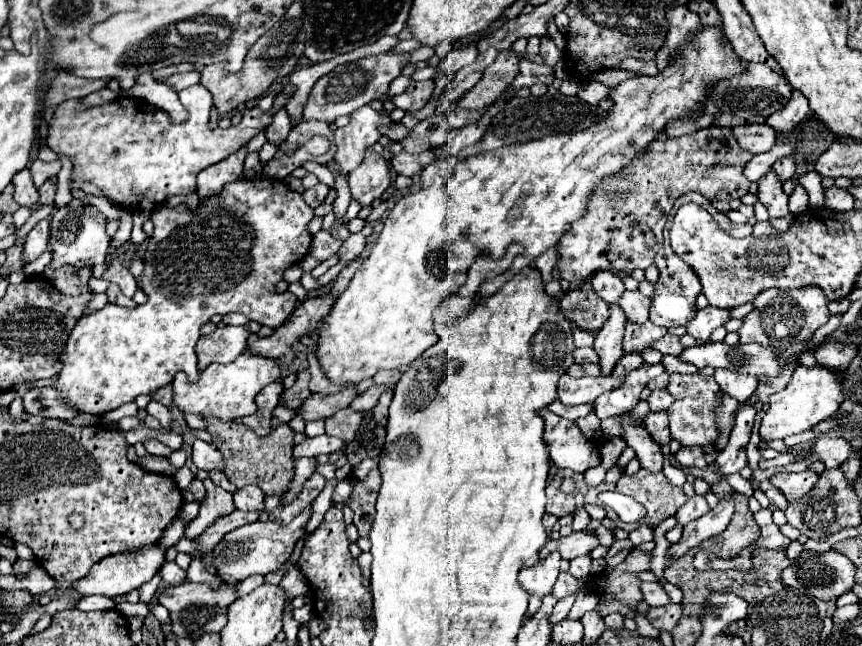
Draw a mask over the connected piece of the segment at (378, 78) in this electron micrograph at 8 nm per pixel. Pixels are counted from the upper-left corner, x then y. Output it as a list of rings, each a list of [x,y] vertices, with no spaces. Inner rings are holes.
[[[385,52],[385,54],[367,56],[357,62],[337,66],[331,74],[327,74],[315,82],[309,102],[305,106],[303,118],[305,120],[323,120],[327,124],[333,124],[341,114],[351,114],[357,108],[361,108],[373,100],[383,100],[391,80],[401,74],[401,70],[407,66],[407,60],[409,60],[409,54]]]

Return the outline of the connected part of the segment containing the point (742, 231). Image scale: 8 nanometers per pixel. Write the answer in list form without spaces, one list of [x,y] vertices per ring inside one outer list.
[[[709,206],[707,212],[717,220],[717,224],[719,224],[727,234],[731,234],[731,236],[735,236],[735,238],[745,238],[745,236],[749,236],[751,230],[753,230],[751,224],[733,224],[725,214],[717,212],[713,206]]]

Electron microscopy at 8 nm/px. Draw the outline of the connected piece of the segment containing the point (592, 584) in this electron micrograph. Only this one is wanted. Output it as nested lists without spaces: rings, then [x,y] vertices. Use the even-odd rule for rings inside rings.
[[[631,550],[627,558],[615,568],[607,568],[603,574],[593,574],[589,578],[589,590],[597,592],[601,606],[597,606],[599,614],[605,618],[611,612],[619,612],[623,618],[635,618],[635,608],[643,600],[639,572],[649,570],[651,552]]]

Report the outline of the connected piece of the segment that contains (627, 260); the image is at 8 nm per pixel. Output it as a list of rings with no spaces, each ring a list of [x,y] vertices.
[[[707,126],[679,138],[659,138],[657,142],[653,142],[653,146],[649,146],[649,154],[645,154],[645,158],[637,158],[637,162],[625,166],[621,174],[613,174],[613,178],[607,178],[601,186],[597,186],[597,190],[593,190],[587,214],[573,222],[573,226],[559,240],[561,258],[557,266],[561,268],[561,276],[575,286],[583,286],[593,274],[601,270],[613,270],[615,274],[631,274],[635,268],[643,270],[651,266],[655,254],[663,246],[663,226],[673,202],[687,192],[699,192],[711,202],[729,202],[733,198],[745,196],[749,192],[749,180],[743,176],[743,168],[751,158],[753,154],[739,146],[737,138],[733,138],[731,128]]]

